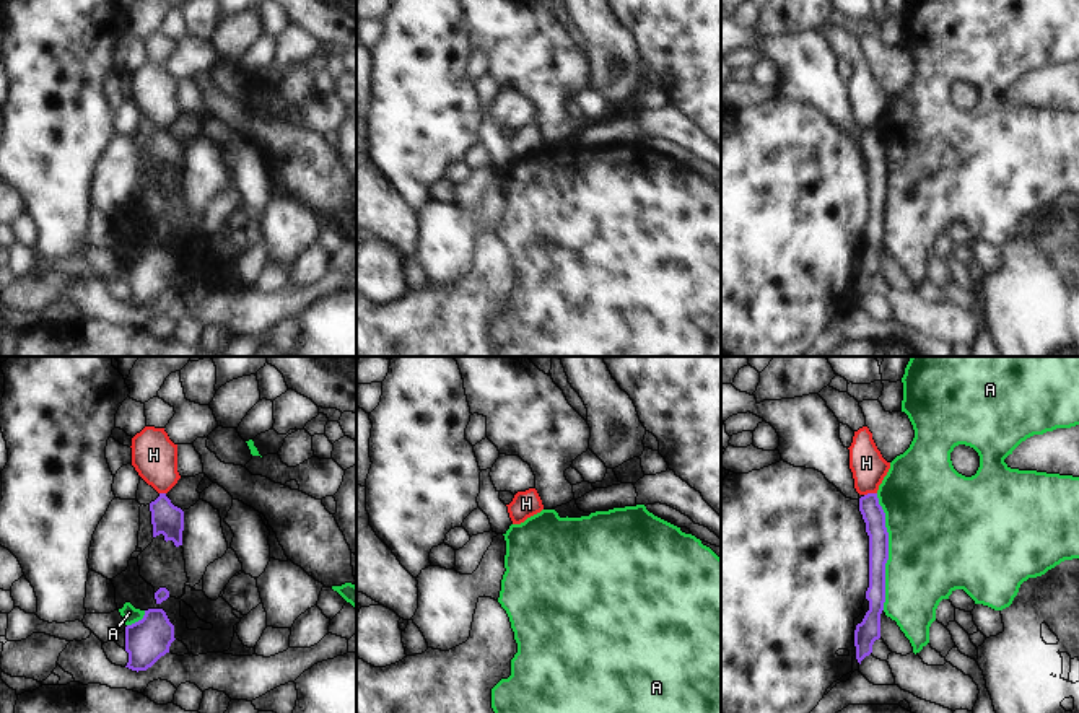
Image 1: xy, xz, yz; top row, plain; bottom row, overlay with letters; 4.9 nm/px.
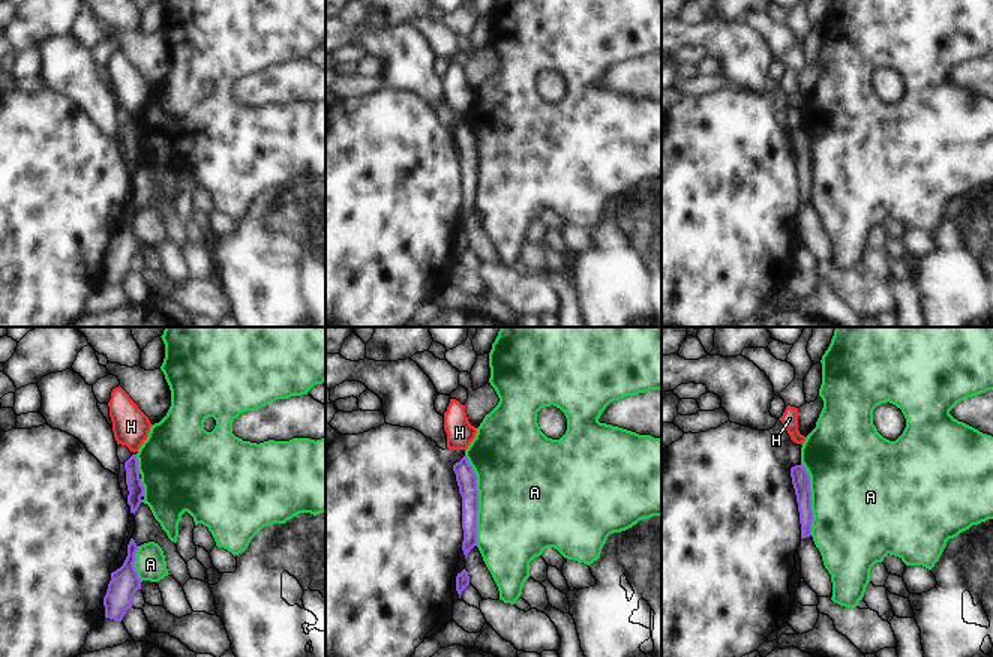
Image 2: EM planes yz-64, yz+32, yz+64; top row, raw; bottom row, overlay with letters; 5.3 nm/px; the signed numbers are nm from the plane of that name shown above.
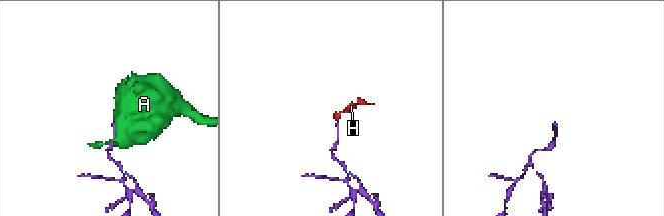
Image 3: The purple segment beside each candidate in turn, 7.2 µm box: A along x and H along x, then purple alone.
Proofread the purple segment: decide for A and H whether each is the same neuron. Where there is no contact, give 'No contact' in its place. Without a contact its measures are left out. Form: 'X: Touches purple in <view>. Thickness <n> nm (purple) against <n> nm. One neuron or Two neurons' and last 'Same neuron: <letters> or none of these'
A: Touches purple in yz. Thickness 110 nm (purple) against 480 nm. Two neurons
H: Touches purple in yz. Thickness 110 nm (purple) against 170 nm. Two neurons
Same neuron: none of these

